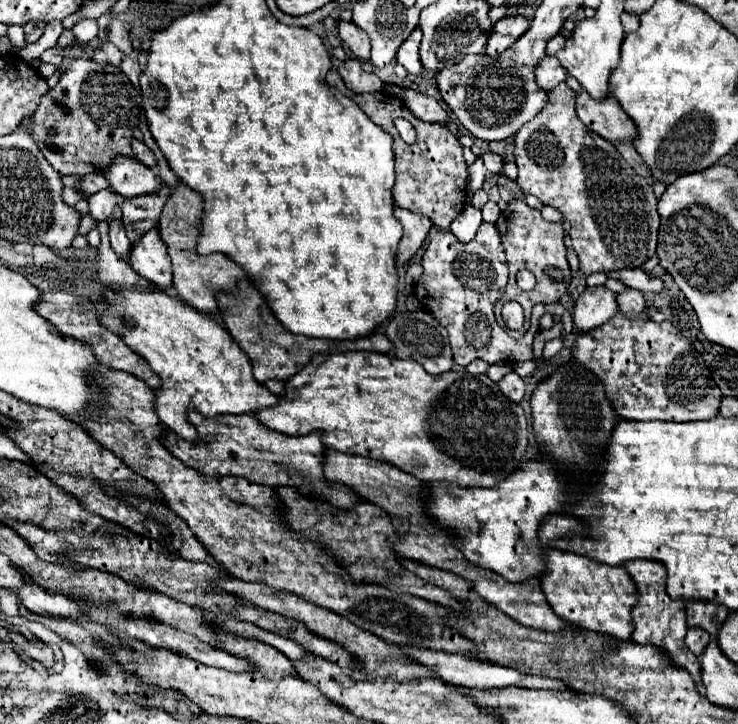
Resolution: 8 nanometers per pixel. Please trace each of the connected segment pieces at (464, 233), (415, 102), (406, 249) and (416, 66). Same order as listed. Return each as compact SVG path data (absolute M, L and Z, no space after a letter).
M465 206L463 212L459 214L459 218L455 218L455 220L451 222L451 232L453 232L459 240L467 242L467 240L471 240L471 238L475 236L475 232L479 230L479 224L481 224L481 222L483 222L483 220L481 220L481 210L475 208L475 206Z
M407 88L407 96L405 96L405 106L413 112L415 118L423 120L423 122L431 122L431 124L449 124L449 114L441 108L441 104L425 94L419 94L415 90Z
M395 208L395 218L403 224L405 234L399 242L399 250L397 250L397 264L405 264L409 262L409 258L421 248L429 228L431 228L431 220L423 214L413 214L409 210L403 208Z
M415 28L411 36L397 50L397 62L413 76L419 76L423 70L419 60L419 44L421 44L421 30Z

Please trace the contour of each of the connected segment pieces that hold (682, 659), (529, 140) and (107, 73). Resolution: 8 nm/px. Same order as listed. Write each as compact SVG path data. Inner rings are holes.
M631 560L625 564L629 576L633 578L635 586L637 586L637 594L639 594L639 602L633 608L633 622L635 622L635 630L631 640L635 644L651 644L661 648L667 658L671 660L671 664L675 664L677 668L683 668L691 674L699 694L703 696L703 682L701 682L701 664L695 656L691 656L691 652L687 652L685 646L685 634L687 634L687 624L683 624L683 608L685 602L681 600L671 600L665 592L665 566L661 566L659 562L651 562L651 560Z
M563 82L547 92L545 108L515 134L515 164L519 168L519 188L537 196L543 204L557 208L571 222L571 246L579 256L583 274L609 272L609 268L643 266L657 246L659 214L651 182L639 176L615 150L611 142L591 132L575 114L575 92Z
M77 58L69 62L69 68L63 72L59 84L47 96L43 96L39 108L31 116L29 130L45 160L59 174L83 176L89 172L101 172L109 162L113 162L115 156L133 156L133 136L129 122L131 114L139 114L139 94L133 88L131 80L121 72L121 68L111 64L97 64L91 58Z

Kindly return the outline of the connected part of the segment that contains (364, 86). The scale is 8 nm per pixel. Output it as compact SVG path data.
M357 58L345 60L337 68L337 72L339 72L341 80L345 82L345 86L355 93L380 92L385 86L374 73L365 72Z

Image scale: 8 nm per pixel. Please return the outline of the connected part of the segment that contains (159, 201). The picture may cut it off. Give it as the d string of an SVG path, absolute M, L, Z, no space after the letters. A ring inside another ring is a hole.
M161 184L161 190L153 194L143 194L123 202L123 224L127 230L127 238L133 244L139 240L139 236L143 236L143 232L159 226L159 216L169 194L171 188L167 184Z

